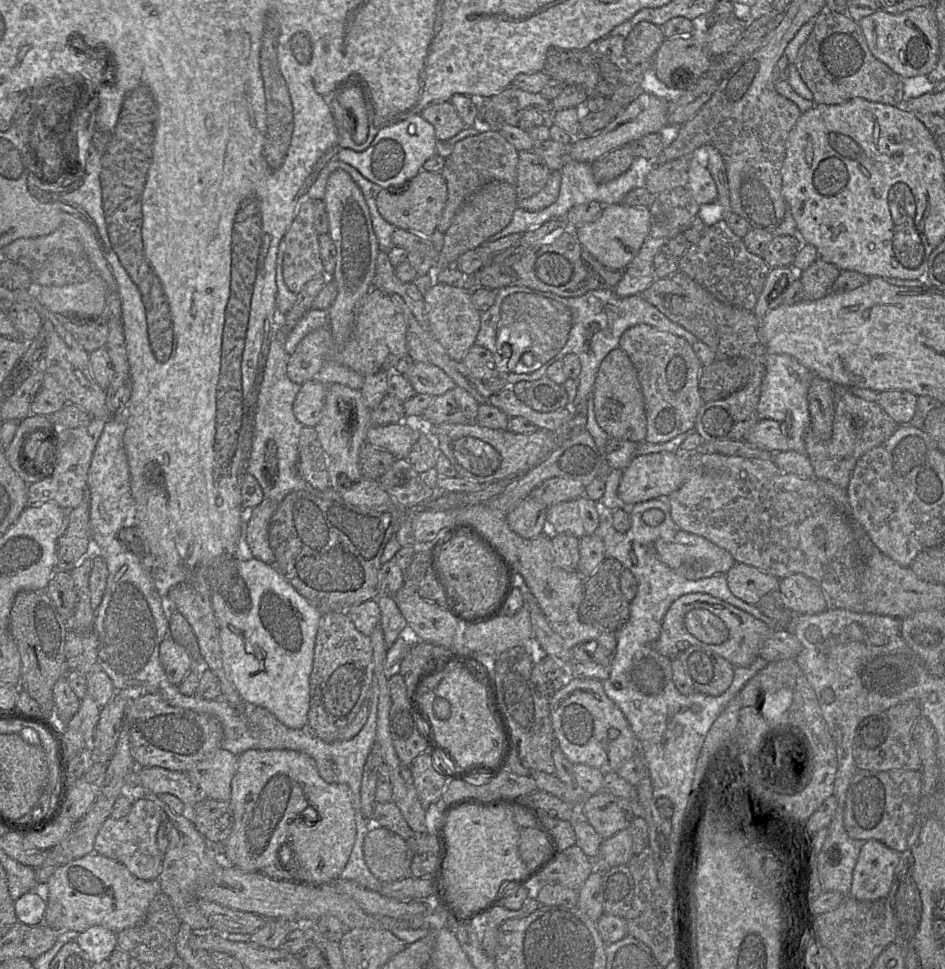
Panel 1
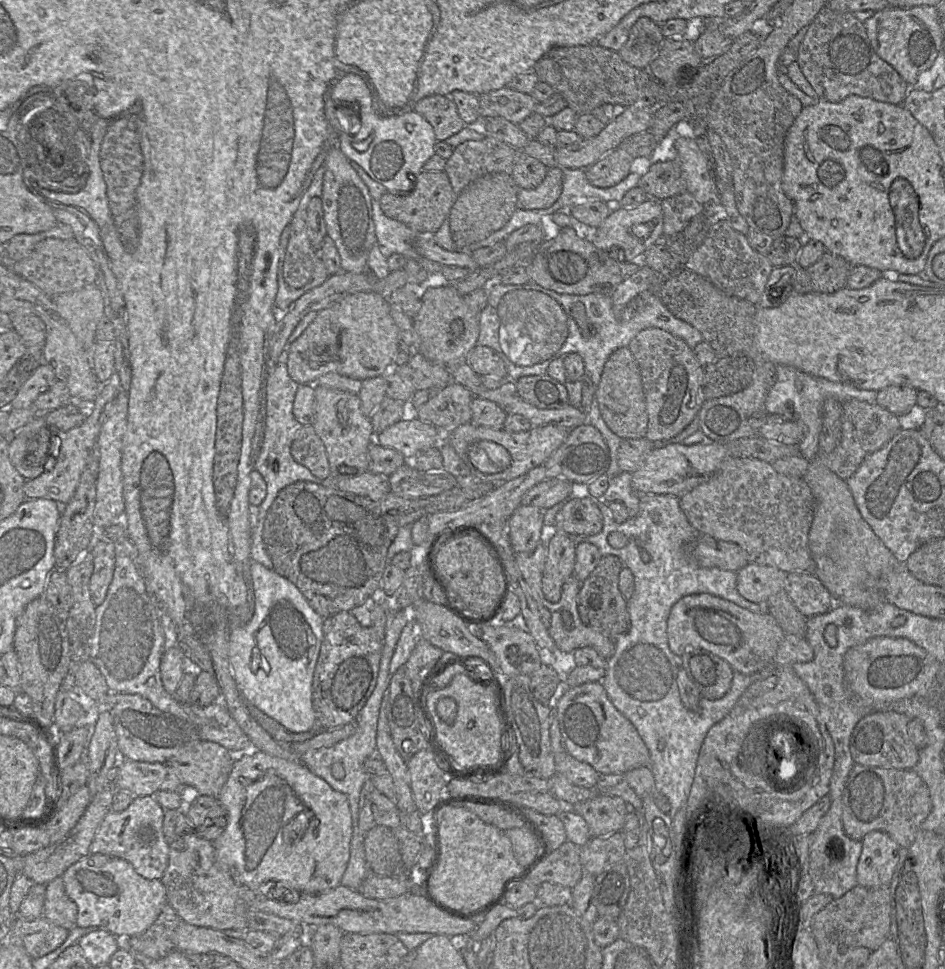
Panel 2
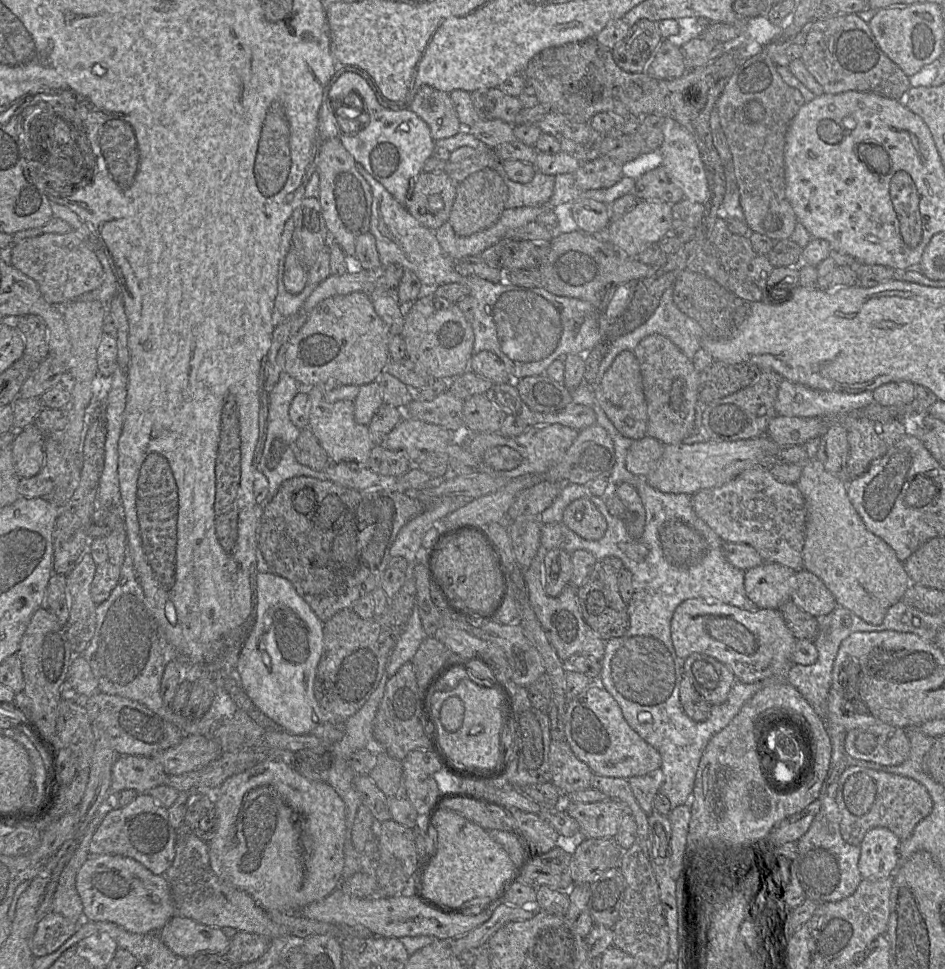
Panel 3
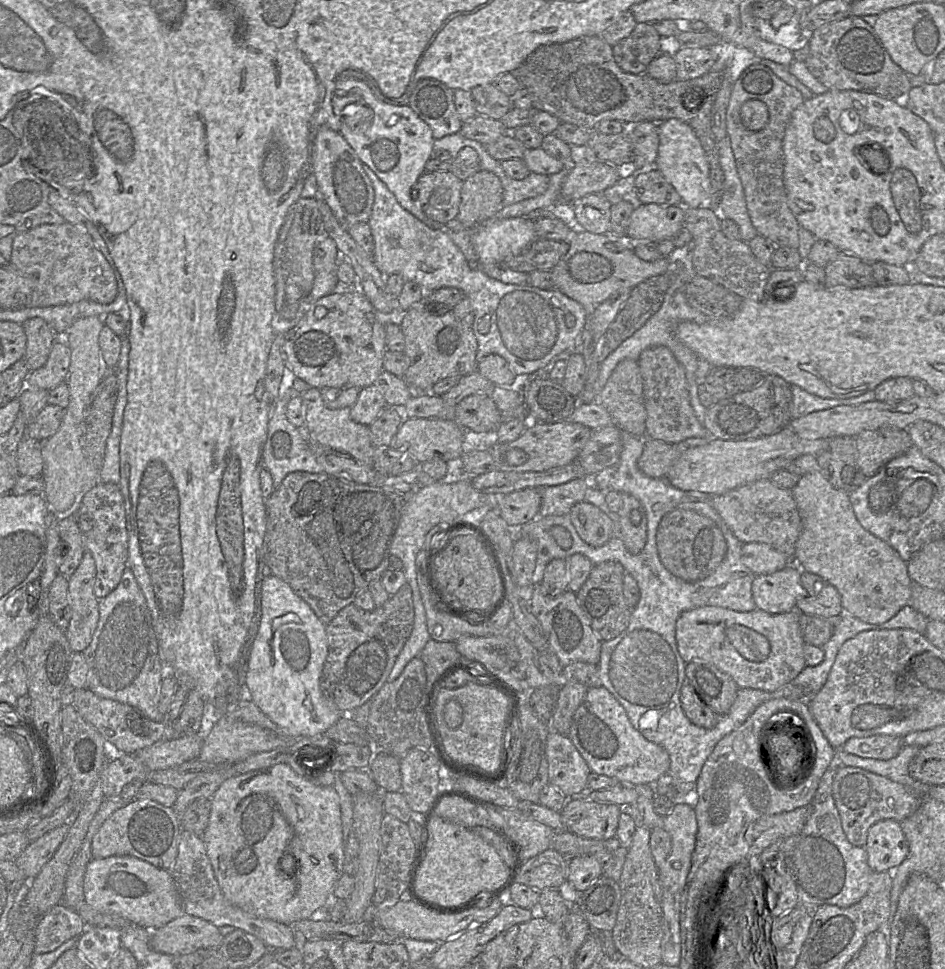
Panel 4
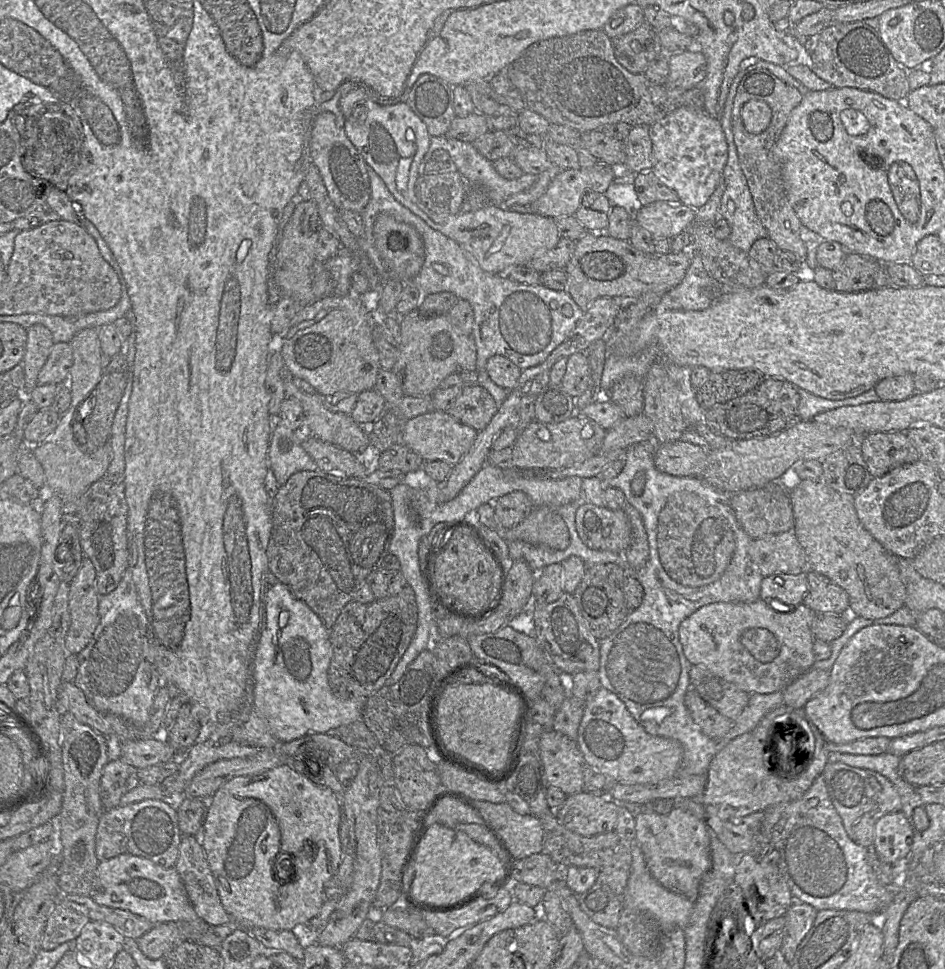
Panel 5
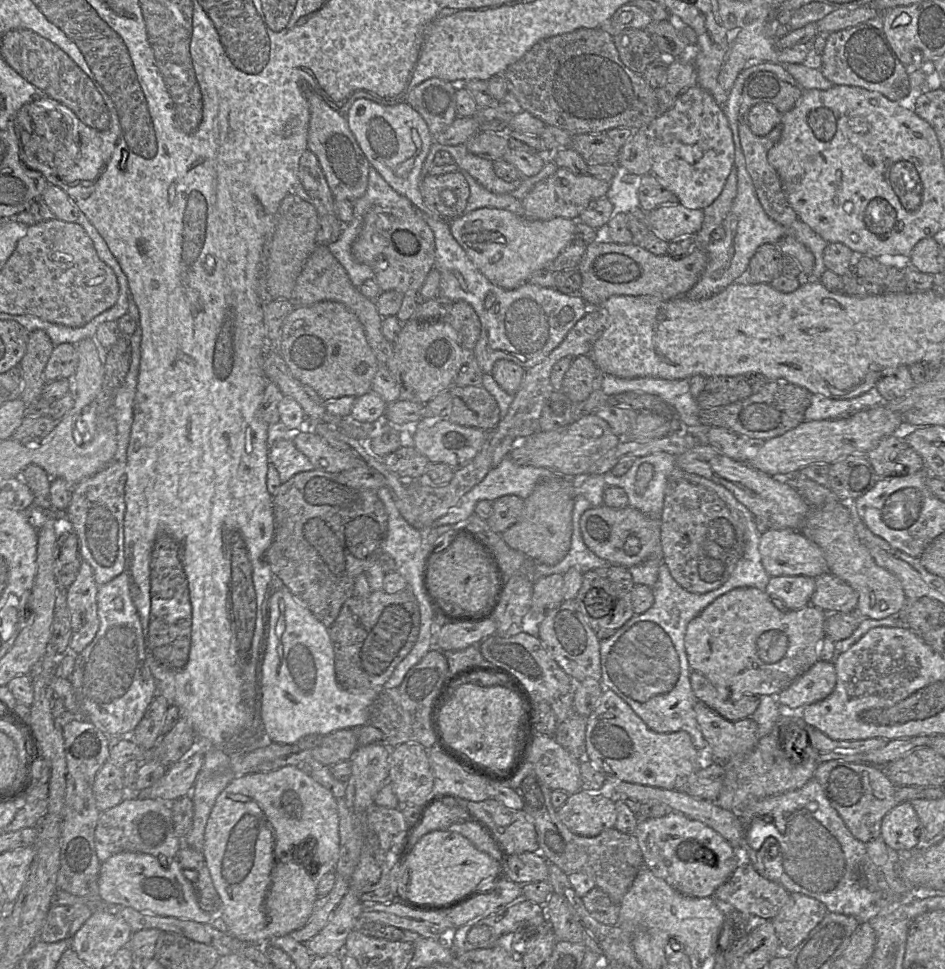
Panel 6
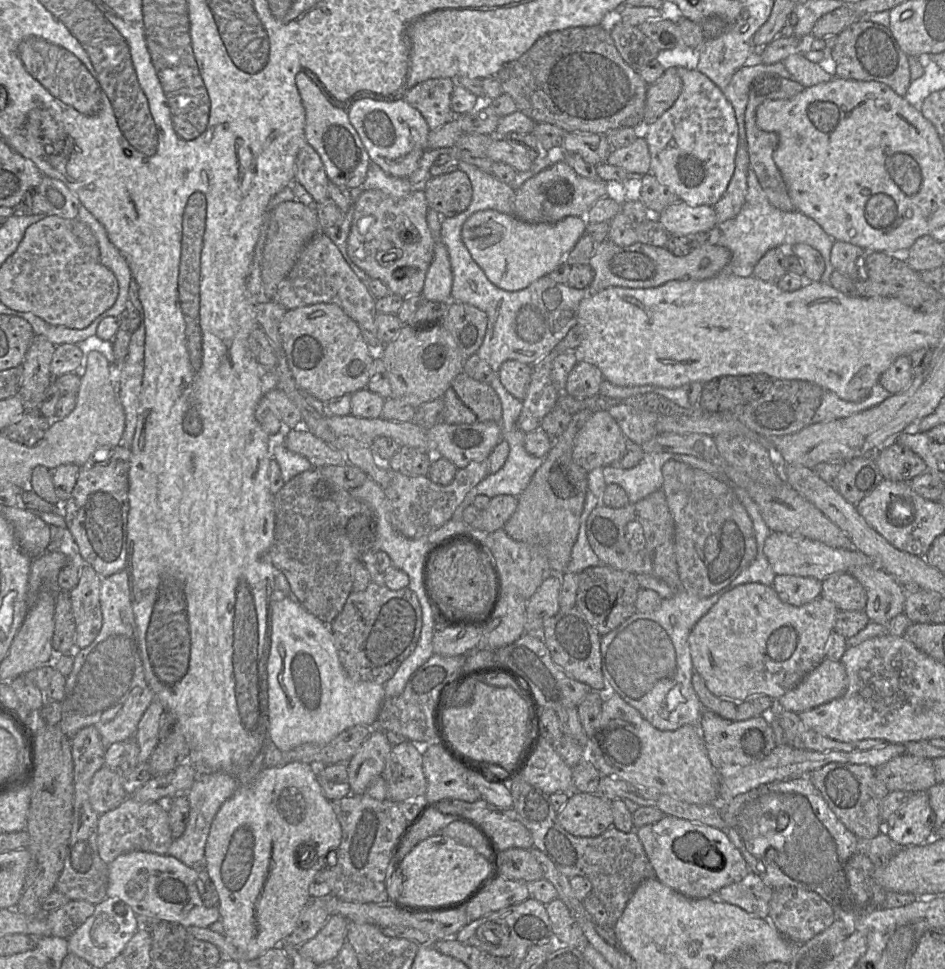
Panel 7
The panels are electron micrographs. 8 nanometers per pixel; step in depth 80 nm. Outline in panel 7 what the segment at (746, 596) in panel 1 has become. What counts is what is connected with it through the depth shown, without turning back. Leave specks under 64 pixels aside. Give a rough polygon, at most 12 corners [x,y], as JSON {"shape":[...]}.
{"shape":[[776,575],[782,602],[797,607],[821,597],[812,577]]}

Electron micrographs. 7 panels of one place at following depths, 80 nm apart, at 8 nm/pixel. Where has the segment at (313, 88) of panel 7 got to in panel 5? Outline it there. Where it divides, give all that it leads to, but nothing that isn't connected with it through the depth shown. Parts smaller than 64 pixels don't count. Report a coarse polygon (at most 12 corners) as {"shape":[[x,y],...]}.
{"shape":[[331,112],[313,122],[310,158],[339,210],[370,200],[366,162]]}

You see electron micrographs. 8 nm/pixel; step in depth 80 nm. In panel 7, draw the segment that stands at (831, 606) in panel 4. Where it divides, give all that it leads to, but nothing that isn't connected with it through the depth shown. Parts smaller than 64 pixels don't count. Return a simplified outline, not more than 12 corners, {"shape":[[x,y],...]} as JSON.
{"shape":[[850,573],[821,582],[839,611],[864,610],[867,593]]}

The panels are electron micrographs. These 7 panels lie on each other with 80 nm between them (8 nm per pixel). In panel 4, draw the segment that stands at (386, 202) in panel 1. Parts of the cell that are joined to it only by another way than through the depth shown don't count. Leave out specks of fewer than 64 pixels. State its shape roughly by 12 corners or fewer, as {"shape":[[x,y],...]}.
{"shape":[[451,171],[424,172],[416,204],[440,224],[456,219],[463,181]]}

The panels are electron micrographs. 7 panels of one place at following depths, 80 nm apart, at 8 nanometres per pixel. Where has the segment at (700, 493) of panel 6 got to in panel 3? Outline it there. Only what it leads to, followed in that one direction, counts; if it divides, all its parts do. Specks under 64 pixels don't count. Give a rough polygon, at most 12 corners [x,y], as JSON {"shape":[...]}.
{"shape":[[679,520],[658,529],[666,560],[688,567],[707,551],[707,542]]}

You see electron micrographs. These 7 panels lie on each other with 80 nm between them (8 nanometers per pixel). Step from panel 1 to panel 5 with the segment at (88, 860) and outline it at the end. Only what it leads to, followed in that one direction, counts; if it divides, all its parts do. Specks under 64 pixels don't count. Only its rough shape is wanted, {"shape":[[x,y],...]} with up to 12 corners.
{"shape":[[98,863],[90,897],[153,924],[199,919],[175,866]]}

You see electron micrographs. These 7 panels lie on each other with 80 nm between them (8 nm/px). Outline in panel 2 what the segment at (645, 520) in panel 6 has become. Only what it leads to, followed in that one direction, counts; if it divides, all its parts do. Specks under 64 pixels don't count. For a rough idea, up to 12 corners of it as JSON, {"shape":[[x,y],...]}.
{"shape":[[574,484],[556,515],[555,530],[567,535],[601,532],[596,502]]}

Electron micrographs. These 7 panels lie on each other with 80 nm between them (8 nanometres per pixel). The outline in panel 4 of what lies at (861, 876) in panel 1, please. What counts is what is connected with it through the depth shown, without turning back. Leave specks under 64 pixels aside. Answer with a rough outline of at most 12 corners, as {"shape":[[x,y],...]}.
{"shape":[[901,823],[869,828],[865,849],[873,872],[893,872],[909,843]]}

